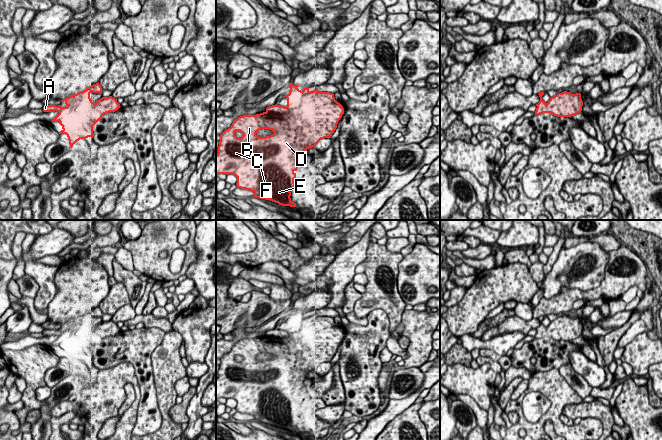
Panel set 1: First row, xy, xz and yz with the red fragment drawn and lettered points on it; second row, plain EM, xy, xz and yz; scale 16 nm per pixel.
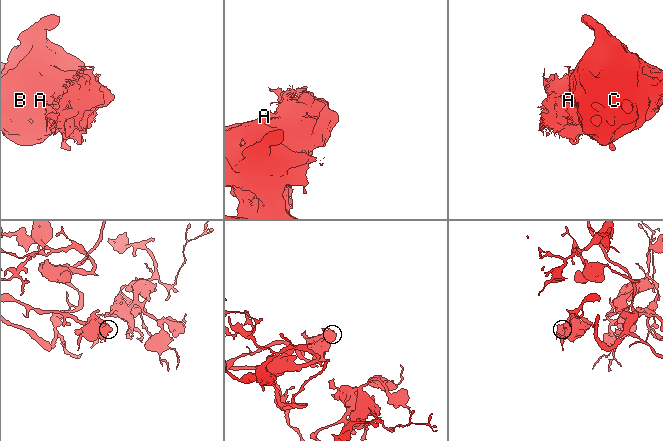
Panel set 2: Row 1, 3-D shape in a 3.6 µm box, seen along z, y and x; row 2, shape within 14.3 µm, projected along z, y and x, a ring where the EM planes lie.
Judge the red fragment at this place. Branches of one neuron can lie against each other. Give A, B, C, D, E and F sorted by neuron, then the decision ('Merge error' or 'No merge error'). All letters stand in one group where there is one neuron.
Groups: A / B C D E F. Merge error

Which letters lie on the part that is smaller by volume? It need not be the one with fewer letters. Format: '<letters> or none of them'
A

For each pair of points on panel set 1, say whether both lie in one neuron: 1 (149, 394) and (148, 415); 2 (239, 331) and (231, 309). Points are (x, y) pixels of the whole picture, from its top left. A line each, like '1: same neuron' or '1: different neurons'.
1: same neuron
2: different neurons

